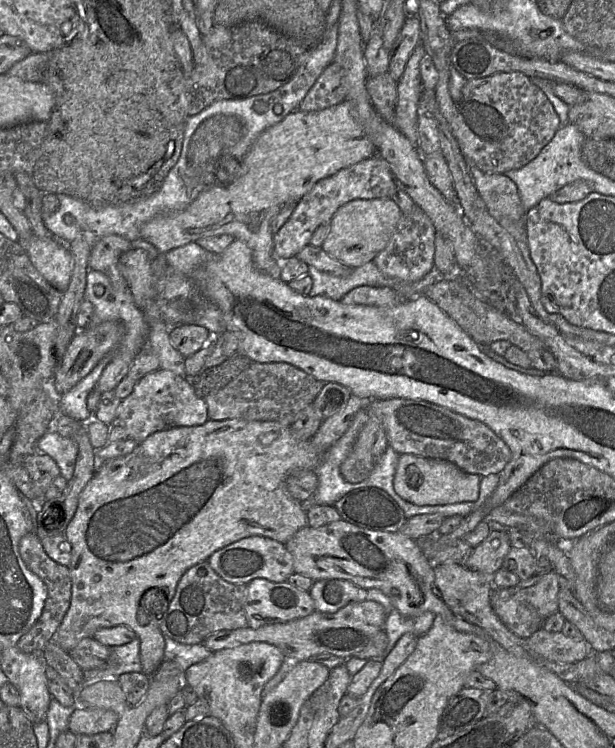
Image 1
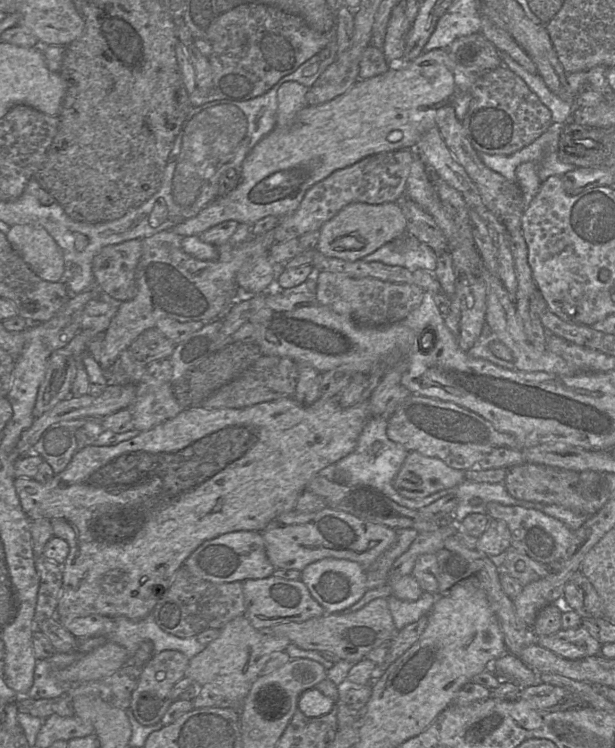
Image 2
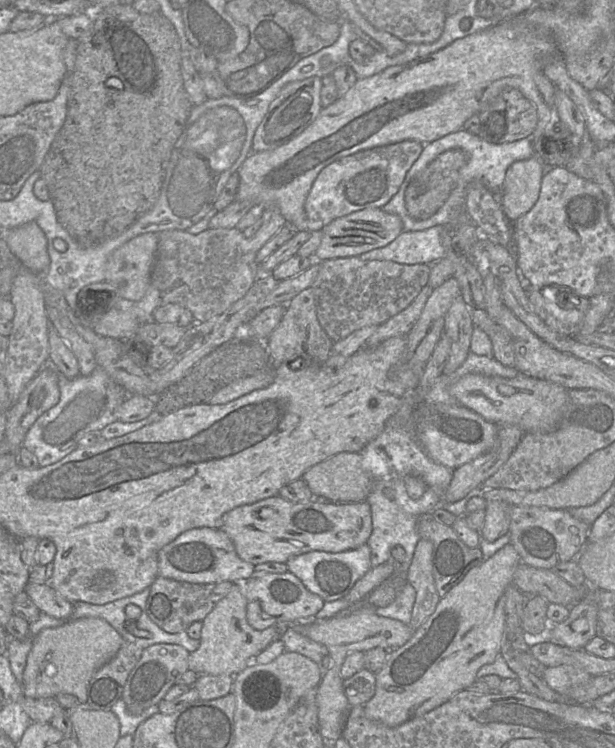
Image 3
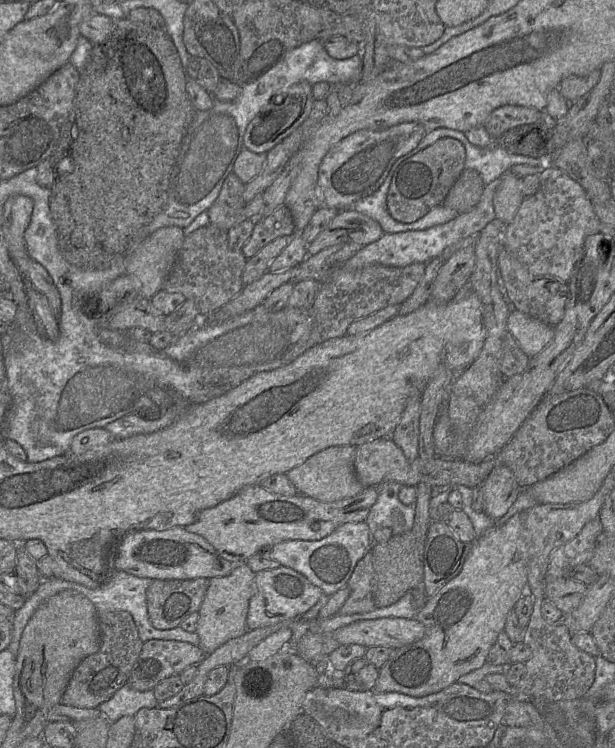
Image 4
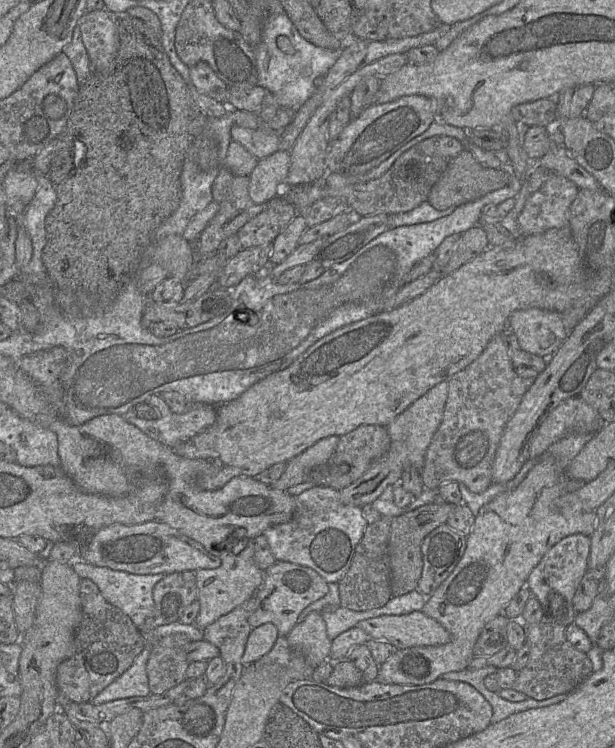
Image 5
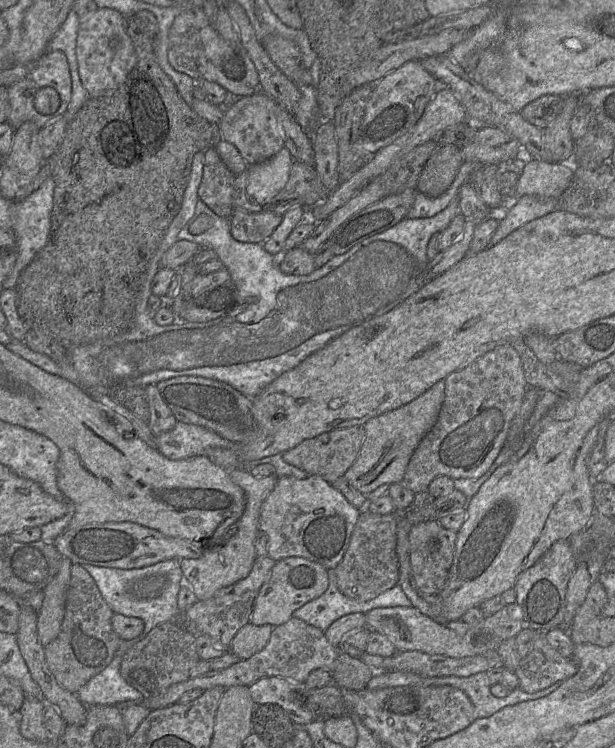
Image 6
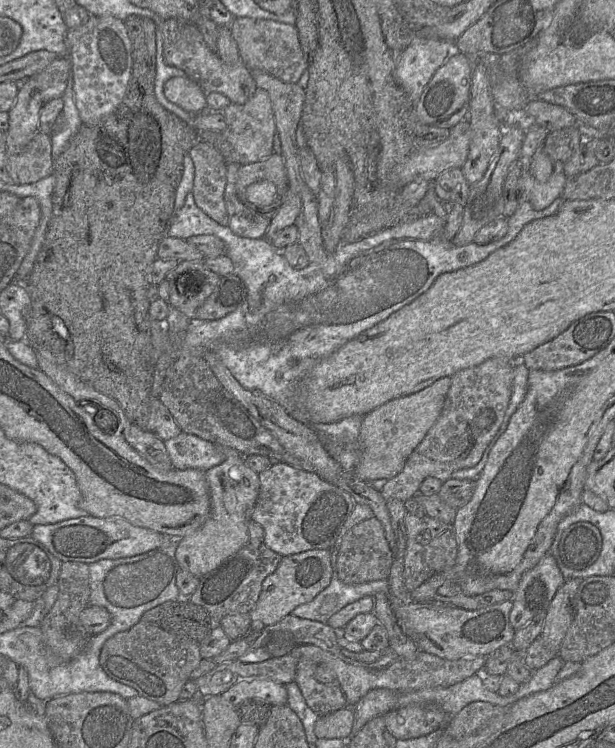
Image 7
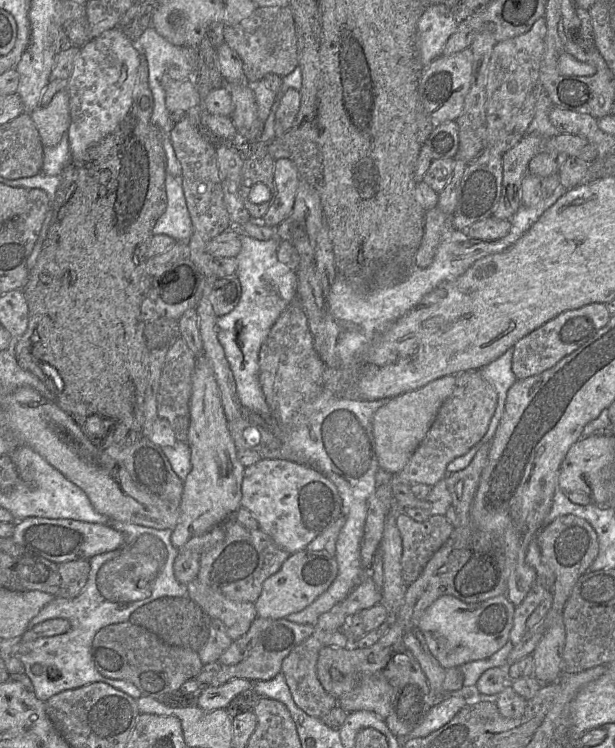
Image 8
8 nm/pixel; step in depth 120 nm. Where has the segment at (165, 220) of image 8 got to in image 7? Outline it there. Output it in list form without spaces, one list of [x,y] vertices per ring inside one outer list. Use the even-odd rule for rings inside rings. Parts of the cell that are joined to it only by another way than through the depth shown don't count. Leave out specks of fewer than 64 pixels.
[[[191,192],[186,196],[180,210],[174,212],[169,221],[167,235],[188,239],[197,235],[213,235],[213,231],[222,229],[221,225],[206,215],[195,203]]]

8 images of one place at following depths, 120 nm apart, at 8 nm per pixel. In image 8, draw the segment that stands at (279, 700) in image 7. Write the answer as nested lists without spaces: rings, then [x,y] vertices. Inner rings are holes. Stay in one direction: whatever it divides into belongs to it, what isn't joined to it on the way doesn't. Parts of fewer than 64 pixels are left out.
[[[234,679],[220,686],[202,686],[198,690],[197,706],[203,710],[225,709],[238,694],[252,689],[252,681]]]

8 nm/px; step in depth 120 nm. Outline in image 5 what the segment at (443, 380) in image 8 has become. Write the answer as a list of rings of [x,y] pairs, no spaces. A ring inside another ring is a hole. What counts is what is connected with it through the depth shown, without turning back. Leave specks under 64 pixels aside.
[[[448,382],[435,385],[413,402],[385,428],[390,437],[390,449],[380,460],[374,462],[363,476],[340,491],[340,500],[345,505],[362,507],[372,504],[389,485],[400,482],[405,464],[412,464],[419,472],[423,468],[425,454],[444,414],[448,397]]]

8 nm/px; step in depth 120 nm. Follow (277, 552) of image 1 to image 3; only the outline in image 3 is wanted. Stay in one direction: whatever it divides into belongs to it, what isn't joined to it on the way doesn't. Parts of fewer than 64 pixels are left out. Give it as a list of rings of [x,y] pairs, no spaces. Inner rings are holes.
[[[193,528],[181,533],[158,552],[158,577],[207,584],[230,581],[242,583],[256,572],[255,565],[242,560],[225,531],[218,528]]]

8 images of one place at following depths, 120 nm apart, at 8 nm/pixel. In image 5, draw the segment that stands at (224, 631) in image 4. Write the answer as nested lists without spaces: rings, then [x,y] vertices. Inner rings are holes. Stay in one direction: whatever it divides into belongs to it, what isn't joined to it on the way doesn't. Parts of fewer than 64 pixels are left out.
[[[248,540],[246,543],[237,542],[233,546],[239,546],[240,544],[244,544],[244,547],[238,553],[227,552],[227,550],[221,551],[219,567],[195,571],[199,612],[194,624],[201,630],[255,596],[263,582],[263,571],[254,560],[254,540]]]

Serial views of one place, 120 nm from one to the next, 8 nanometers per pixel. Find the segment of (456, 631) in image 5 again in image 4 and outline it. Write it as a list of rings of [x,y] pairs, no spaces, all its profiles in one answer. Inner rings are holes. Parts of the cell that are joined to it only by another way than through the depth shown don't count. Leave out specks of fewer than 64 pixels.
[[[517,513],[504,523],[495,524],[478,536],[471,546],[460,573],[434,596],[428,598],[418,612],[417,619],[425,626],[424,636],[412,644],[395,649],[379,669],[379,676],[373,688],[375,692],[398,692],[413,697],[427,696],[458,682],[462,675],[479,669],[487,662],[490,648],[499,633],[505,630],[508,614],[528,587],[531,535],[524,523],[524,514]]]

